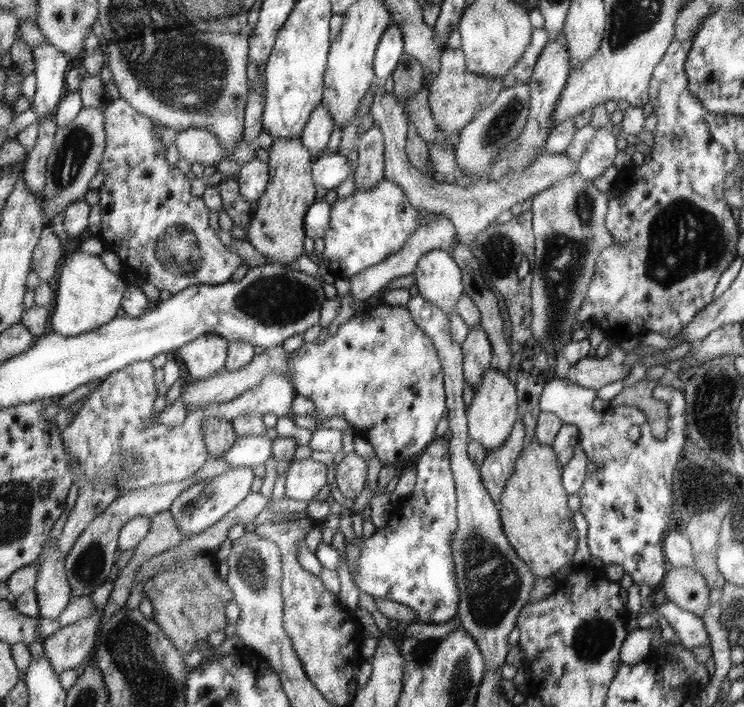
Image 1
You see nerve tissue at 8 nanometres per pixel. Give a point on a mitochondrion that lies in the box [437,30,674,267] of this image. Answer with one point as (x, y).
(501, 125)

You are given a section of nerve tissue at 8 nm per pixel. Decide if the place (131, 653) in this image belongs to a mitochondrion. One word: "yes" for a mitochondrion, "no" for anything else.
yes

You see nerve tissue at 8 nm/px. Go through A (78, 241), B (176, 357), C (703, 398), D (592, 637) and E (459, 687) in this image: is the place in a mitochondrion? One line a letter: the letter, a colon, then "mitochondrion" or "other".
A: other
B: other
C: mitochondrion
D: mitochondrion
E: mitochondrion

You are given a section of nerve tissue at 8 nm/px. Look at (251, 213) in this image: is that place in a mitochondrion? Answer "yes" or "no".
no

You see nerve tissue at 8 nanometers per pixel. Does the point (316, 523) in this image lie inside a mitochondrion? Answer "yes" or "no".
no

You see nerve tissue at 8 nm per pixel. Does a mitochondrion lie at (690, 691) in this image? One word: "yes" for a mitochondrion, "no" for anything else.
no

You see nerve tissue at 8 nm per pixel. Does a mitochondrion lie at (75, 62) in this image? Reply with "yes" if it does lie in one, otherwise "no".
no

